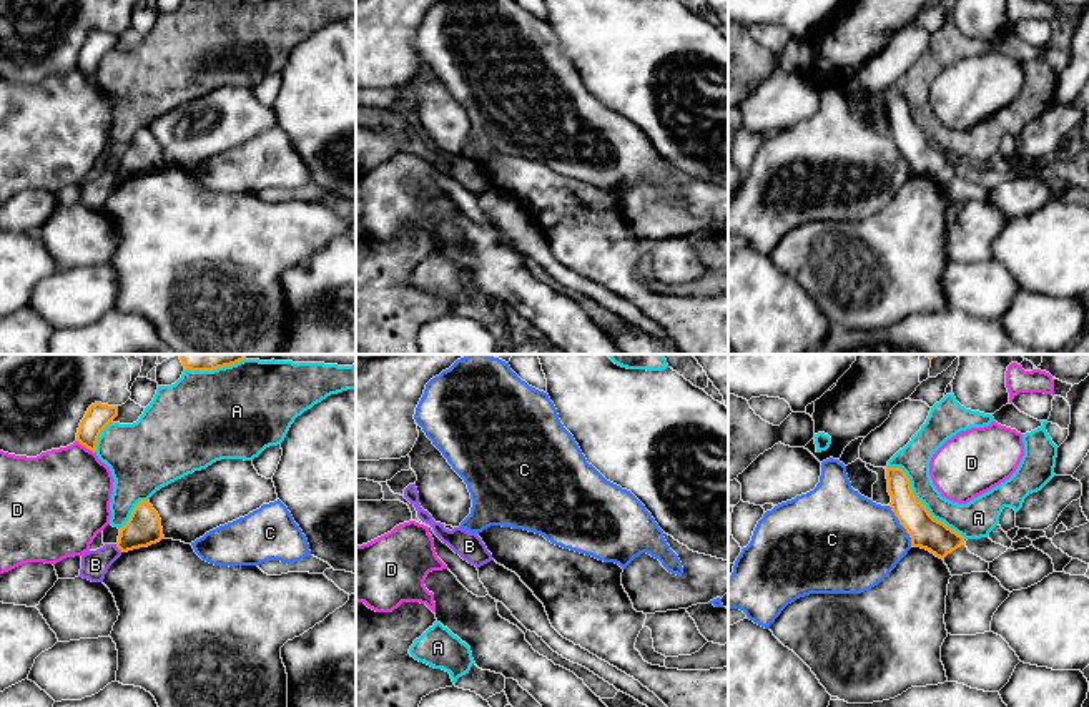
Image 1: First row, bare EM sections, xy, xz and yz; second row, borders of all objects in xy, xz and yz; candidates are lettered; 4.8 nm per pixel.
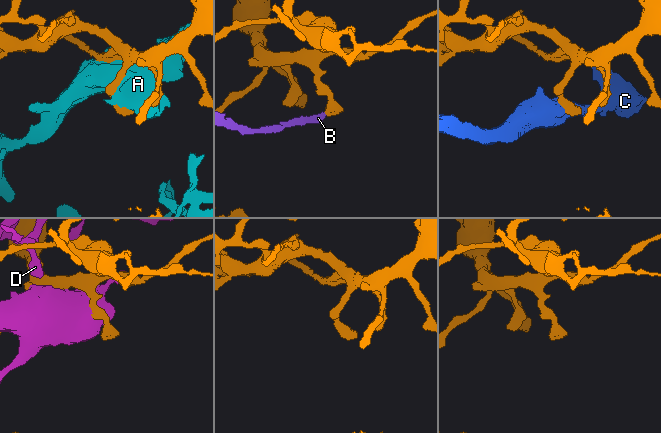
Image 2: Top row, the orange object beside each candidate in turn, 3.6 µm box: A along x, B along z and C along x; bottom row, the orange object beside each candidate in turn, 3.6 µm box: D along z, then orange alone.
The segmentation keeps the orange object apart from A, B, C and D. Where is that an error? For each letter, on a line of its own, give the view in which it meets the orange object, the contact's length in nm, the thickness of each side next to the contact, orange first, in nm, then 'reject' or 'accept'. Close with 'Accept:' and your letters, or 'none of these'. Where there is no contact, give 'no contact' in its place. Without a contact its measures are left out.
A: contact in yz; length 500 nm; calibres 160 and 160 nm; reject
B: contact in xy; length 50 nm; calibres 170 and 140 nm; reject
C: contact in yz; length 220 nm; calibres 160 and 440 nm; reject
D: contact in xy; length 110 nm; calibres 120 and 440 nm; reject
Accept: none of these

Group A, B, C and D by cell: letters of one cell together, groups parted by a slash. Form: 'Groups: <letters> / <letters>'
Groups: A / B / C / D

